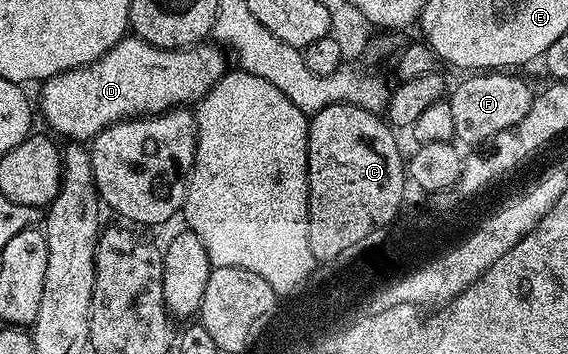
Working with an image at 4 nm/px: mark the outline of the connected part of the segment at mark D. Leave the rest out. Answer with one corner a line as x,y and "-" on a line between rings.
125,37
114,44
101,59
43,80
44,100
41,101
40,107
44,110
45,121
57,131
57,136
65,135
65,140
68,141
91,141
98,133
123,119
160,115
164,111
180,109
203,99
204,94
224,75
226,64
223,54
225,55
225,52
212,41
171,51
150,45
145,39

